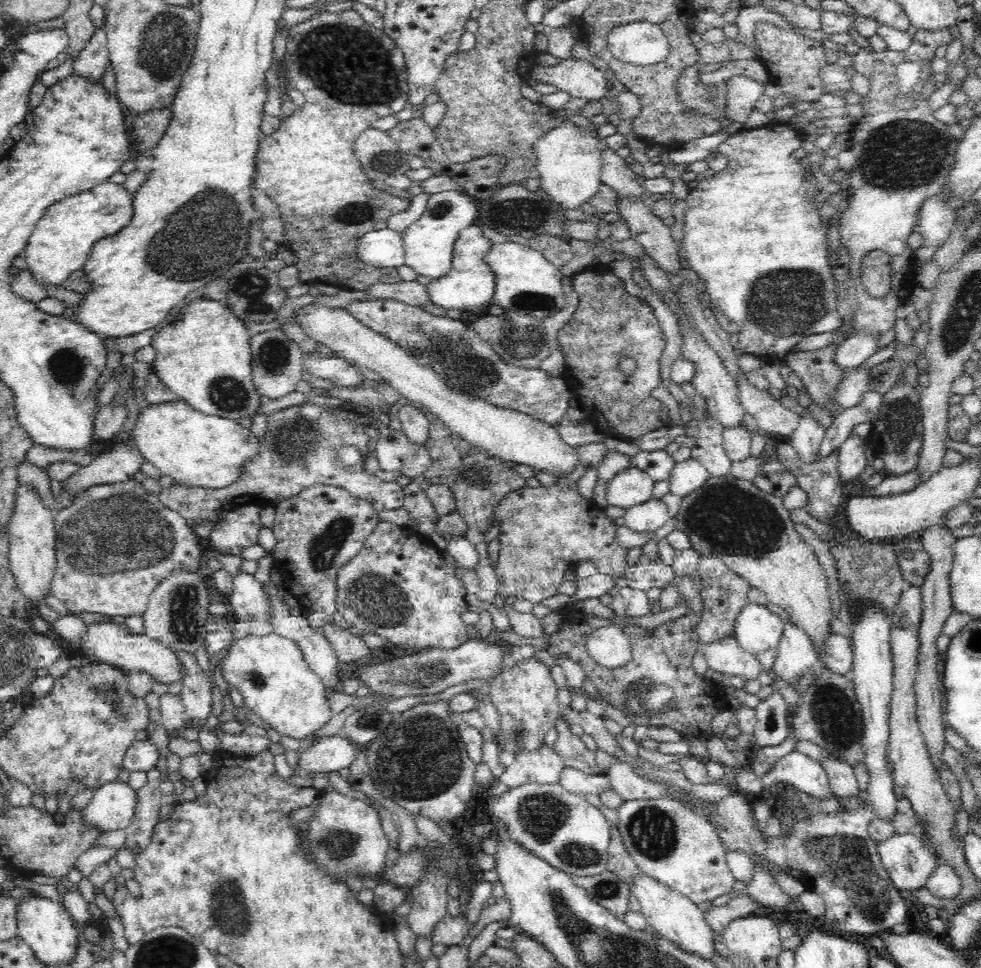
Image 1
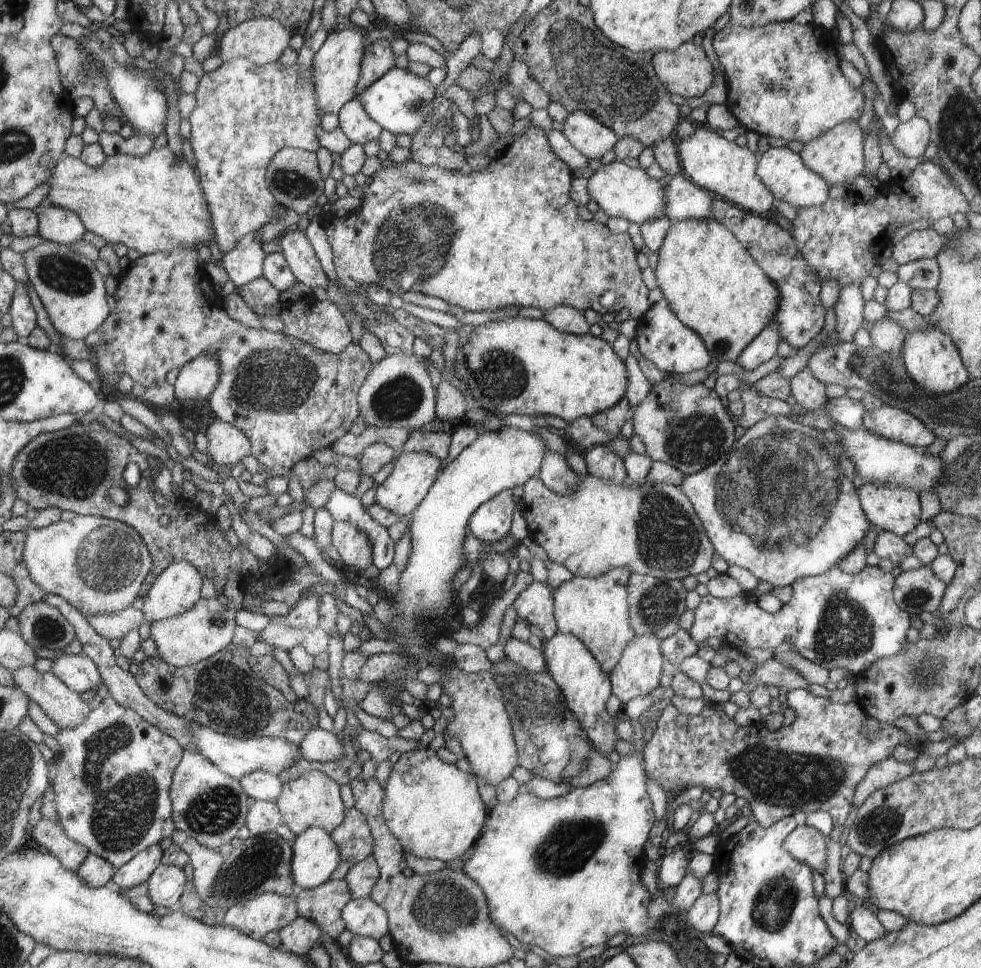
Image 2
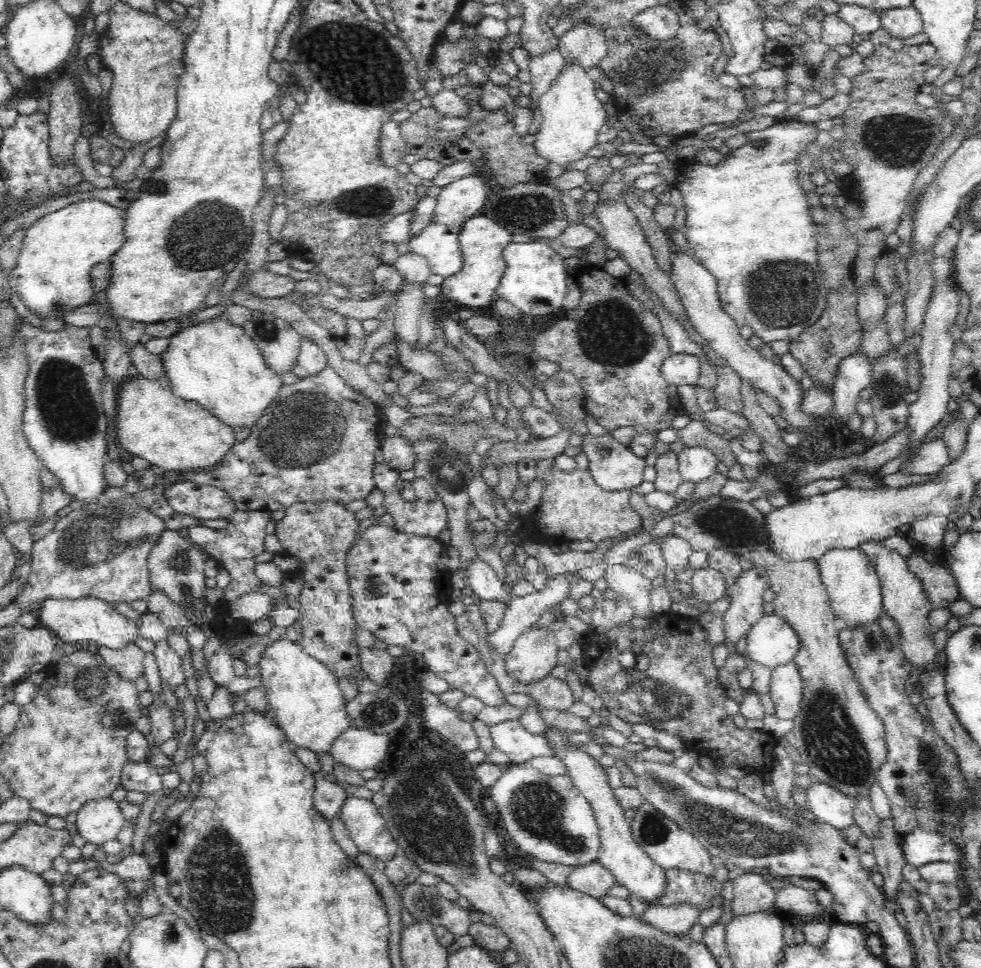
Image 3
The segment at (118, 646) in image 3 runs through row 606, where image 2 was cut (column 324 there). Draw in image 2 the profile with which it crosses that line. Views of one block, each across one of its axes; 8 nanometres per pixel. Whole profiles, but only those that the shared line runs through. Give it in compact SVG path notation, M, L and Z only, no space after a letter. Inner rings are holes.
M346 28L339 32L330 30L320 50L313 57L313 78L316 79L318 106L322 114L338 114L350 100L356 96L357 82L361 78L361 62L364 60L368 46L363 43L368 34L362 30Z

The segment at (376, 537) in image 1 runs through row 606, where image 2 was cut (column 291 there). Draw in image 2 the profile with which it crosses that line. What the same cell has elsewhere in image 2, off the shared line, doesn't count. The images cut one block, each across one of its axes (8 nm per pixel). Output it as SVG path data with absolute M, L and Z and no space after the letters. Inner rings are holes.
M179 247L170 254L142 255L121 272L113 294L115 309L96 330L103 337L103 345L92 348L101 388L106 394L116 391L122 374L128 374L134 383L146 388L162 384L168 370L210 353L219 360L221 370L220 382L208 398L212 412L216 418L241 428L253 439L251 455L264 466L268 476L286 476L297 462L308 459L316 450L331 448L350 432L361 410L361 386L373 369L373 363L360 345L350 345L337 355L318 350L282 332L251 329L230 319L219 288L196 262L197 252Z

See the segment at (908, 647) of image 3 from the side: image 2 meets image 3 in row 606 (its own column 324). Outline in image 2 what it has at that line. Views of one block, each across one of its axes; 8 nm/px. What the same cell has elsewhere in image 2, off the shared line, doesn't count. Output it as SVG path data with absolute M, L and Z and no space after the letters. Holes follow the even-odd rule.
M344 879L327 880L324 884L313 889L301 889L296 892L297 910L304 918L311 919L322 927L324 934L328 935L333 941L337 941L338 936L346 928L345 920L341 917L342 909L352 898Z

